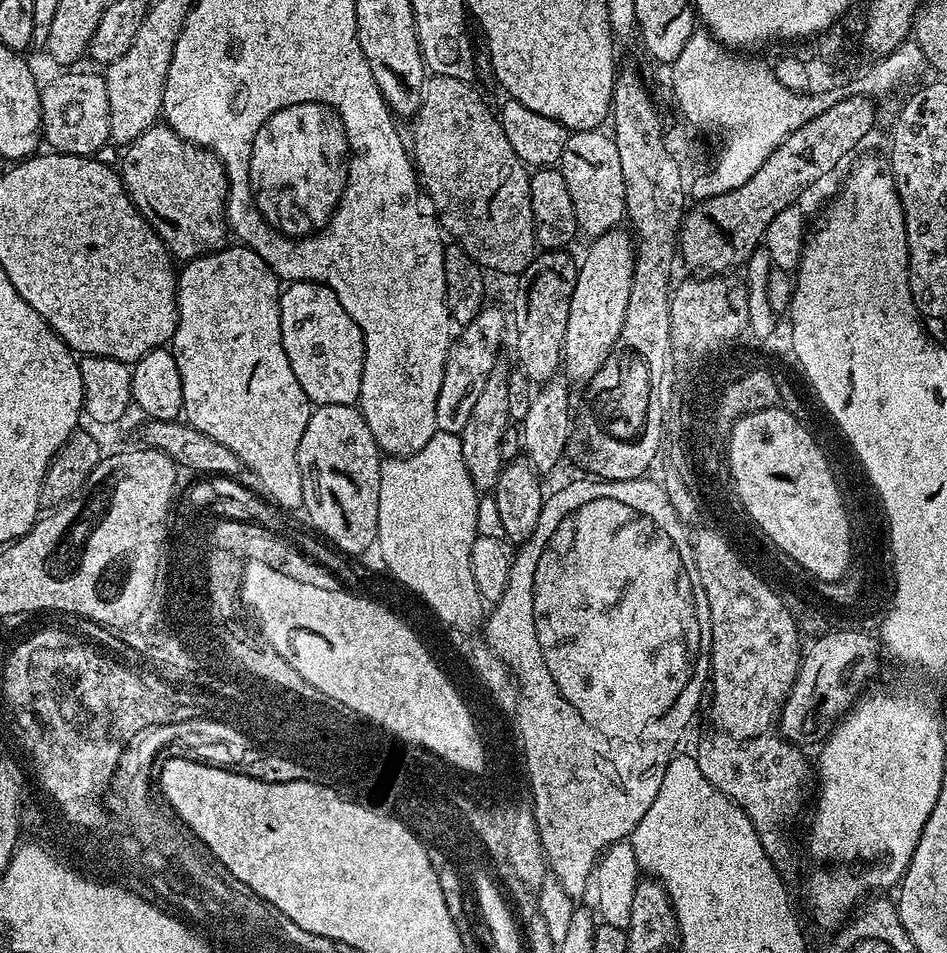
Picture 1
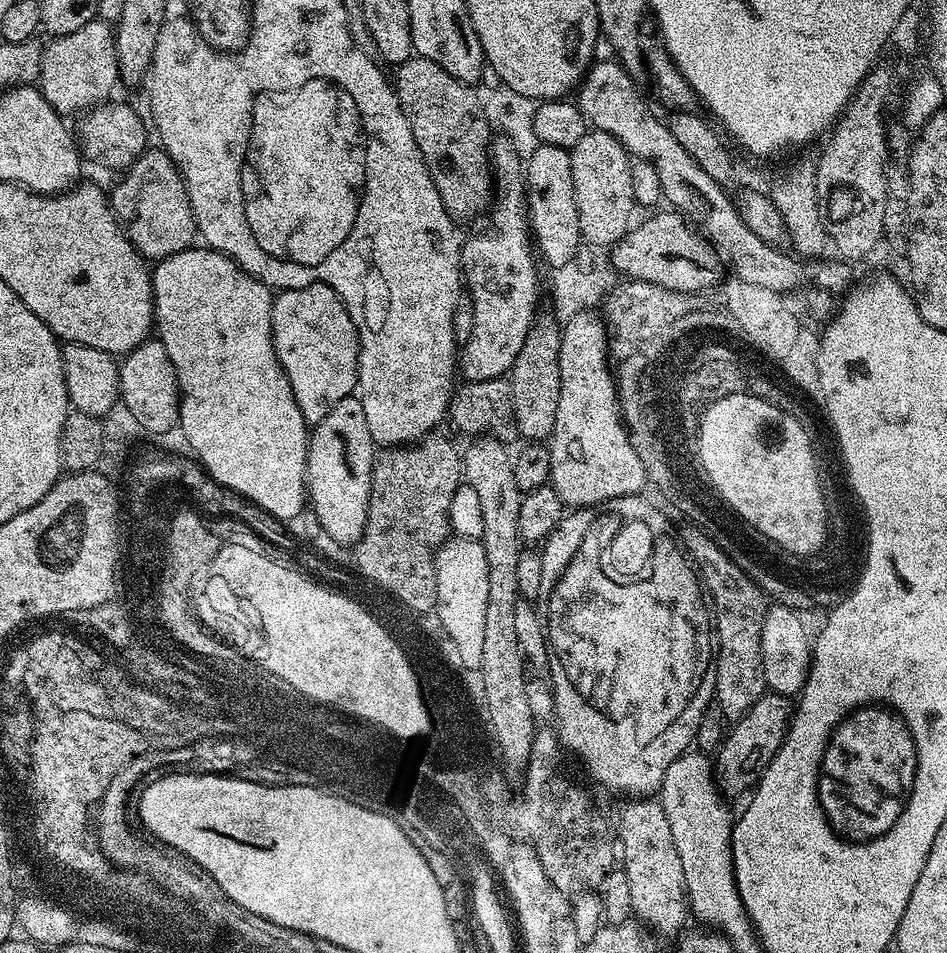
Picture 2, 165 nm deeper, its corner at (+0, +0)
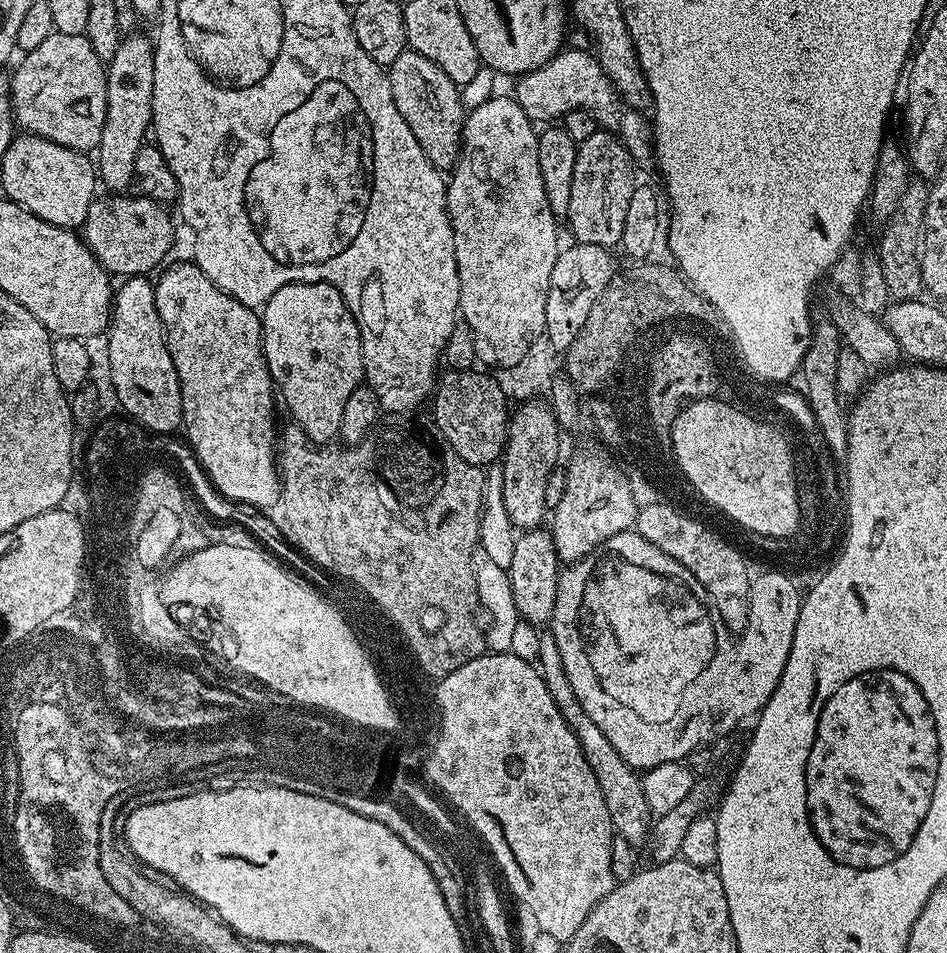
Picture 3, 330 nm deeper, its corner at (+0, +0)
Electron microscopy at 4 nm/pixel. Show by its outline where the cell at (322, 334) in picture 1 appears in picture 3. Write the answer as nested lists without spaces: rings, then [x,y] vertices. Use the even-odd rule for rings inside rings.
[[[319,280],[318,282],[310,282],[309,284],[287,284],[286,286],[282,286],[280,289],[274,293],[274,295],[264,303],[262,309],[262,327],[264,329],[264,357],[266,358],[266,362],[268,363],[268,369],[270,370],[270,374],[272,375],[272,383],[274,385],[275,391],[278,393],[279,399],[282,401],[283,407],[284,404],[286,407],[292,411],[291,419],[300,427],[301,430],[308,435],[308,439],[312,441],[313,444],[317,446],[328,446],[331,445],[331,440],[334,441],[339,437],[340,434],[340,423],[342,422],[342,409],[346,406],[346,398],[350,398],[350,394],[354,394],[354,390],[356,388],[361,387],[362,381],[364,380],[364,355],[362,354],[362,346],[360,345],[360,331],[358,330],[358,326],[356,325],[355,318],[352,317],[352,311],[346,306],[346,302],[342,298],[342,294],[338,291],[335,286],[332,284],[326,283],[325,280]]]

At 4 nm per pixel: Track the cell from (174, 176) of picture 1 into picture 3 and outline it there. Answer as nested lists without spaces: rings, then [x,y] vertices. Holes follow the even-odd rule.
[[[100,194],[93,198],[90,210],[86,210],[82,225],[84,243],[113,277],[127,278],[148,276],[152,271],[155,273],[165,263],[163,260],[172,248],[172,220],[168,217],[169,209],[147,194],[104,195],[108,196]]]

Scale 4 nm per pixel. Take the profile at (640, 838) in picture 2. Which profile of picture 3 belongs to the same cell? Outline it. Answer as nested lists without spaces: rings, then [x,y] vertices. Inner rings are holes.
[[[550,630],[541,632],[544,633],[536,640],[534,660],[540,669],[541,678],[546,682],[546,690],[550,698],[554,698],[562,718],[571,726],[572,733],[578,738],[582,754],[590,770],[594,770],[594,778],[598,778],[602,798],[606,798],[606,810],[610,810],[615,835],[628,839],[633,846],[639,845],[639,840],[641,843],[647,837],[650,827],[650,811],[642,790],[641,777],[635,768],[626,763],[622,754],[618,754],[618,750],[610,746],[610,738],[606,738],[606,734],[602,734],[598,726],[587,717],[563,669],[562,657],[558,652],[558,646],[555,645],[554,634]]]

